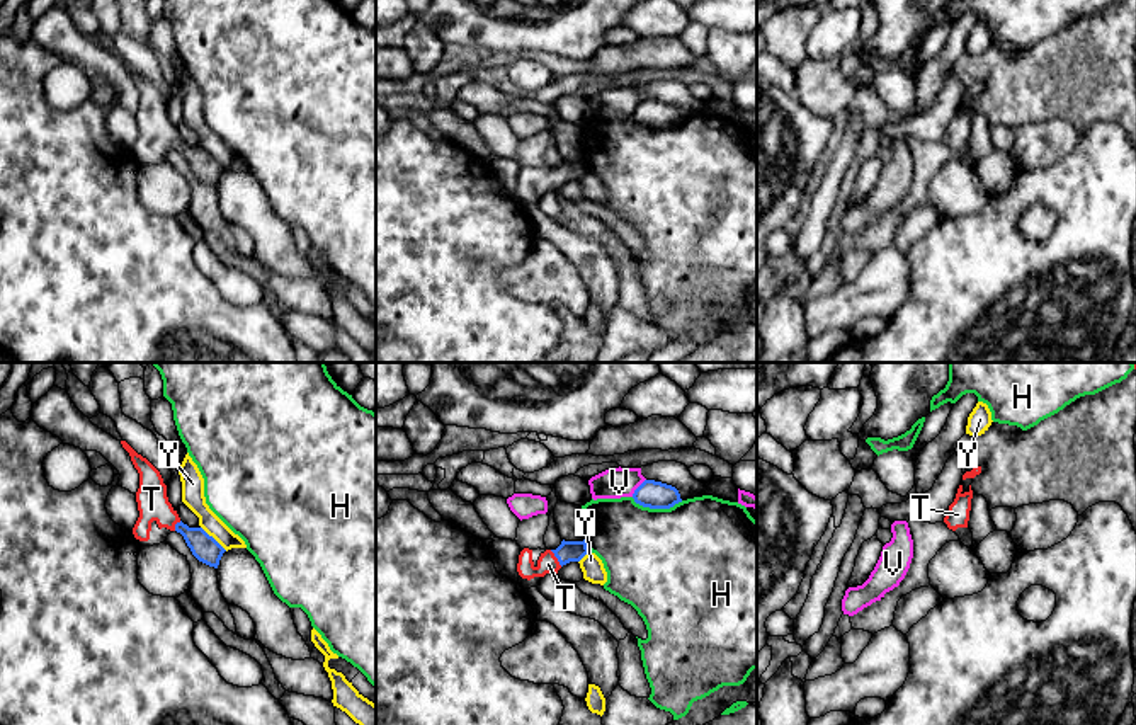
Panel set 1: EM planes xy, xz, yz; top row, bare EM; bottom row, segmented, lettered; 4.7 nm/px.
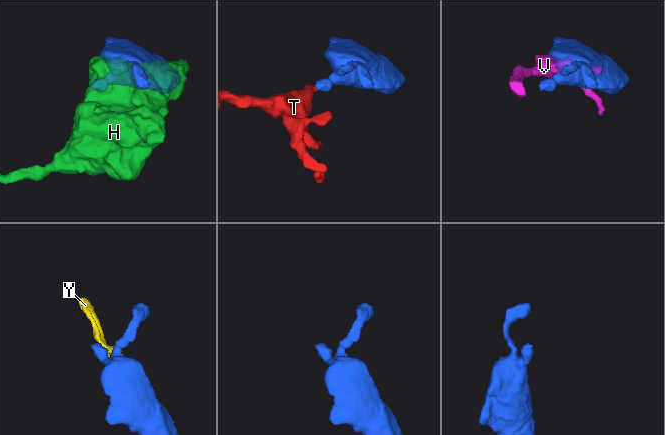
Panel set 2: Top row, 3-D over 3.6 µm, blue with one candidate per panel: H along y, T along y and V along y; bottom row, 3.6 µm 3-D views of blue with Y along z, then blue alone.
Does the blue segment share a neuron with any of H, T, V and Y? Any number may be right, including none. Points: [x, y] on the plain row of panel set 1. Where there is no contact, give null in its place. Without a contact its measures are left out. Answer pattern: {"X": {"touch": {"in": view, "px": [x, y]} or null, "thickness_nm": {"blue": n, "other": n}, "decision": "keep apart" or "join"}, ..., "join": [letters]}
{"H": {"touch": {"in": "xz", "px": [657, 126]}, "thickness_nm": {"blue": 130, "other": 500}, "decision": "keep apart"}, "T": {"touch": {"in": "xz", "px": [556, 176]}, "thickness_nm": {"blue": 100, "other": 100}, "decision": "join"}, "V": {"touch": {"in": "xz", "px": [638, 106]}, "thickness_nm": {"blue": 130, "other": 140}, "decision": "keep apart"}, "Y": {"touch": {"in": "xy", "px": [213, 157]}, "thickness_nm": {"blue": 120, "other": 110}, "decision": "keep apart"}, "join": ["T"]}

